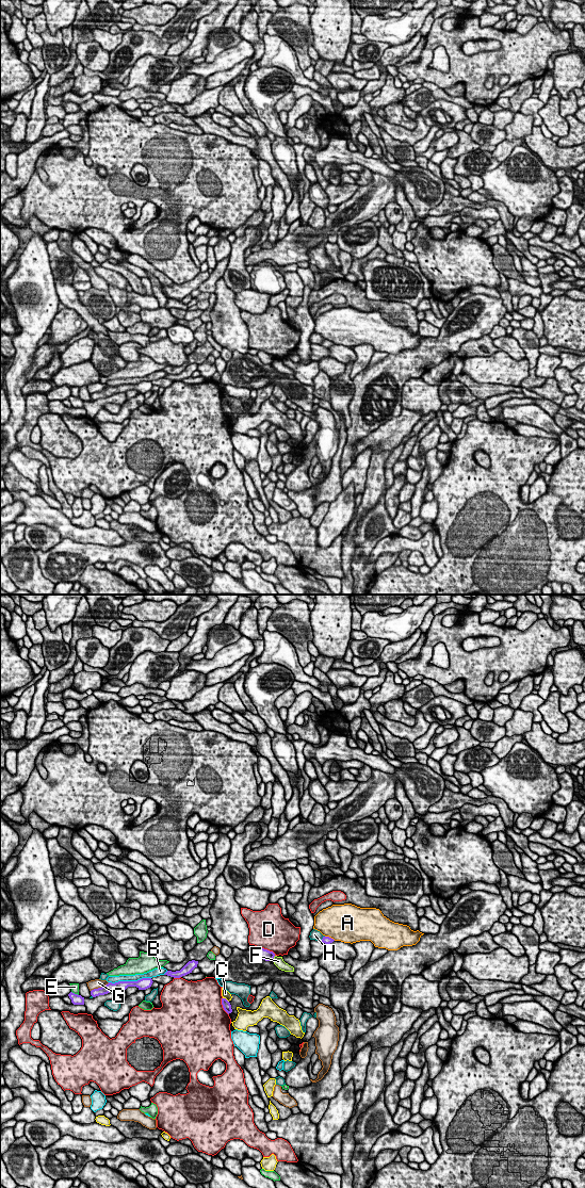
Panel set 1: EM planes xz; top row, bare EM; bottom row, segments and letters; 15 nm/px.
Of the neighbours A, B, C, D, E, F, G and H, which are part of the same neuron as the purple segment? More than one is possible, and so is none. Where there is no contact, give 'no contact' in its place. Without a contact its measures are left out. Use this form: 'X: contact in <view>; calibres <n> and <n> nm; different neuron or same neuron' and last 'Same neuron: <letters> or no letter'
A: contact in xz; calibres 120 and 480 nm; different neuron
B: contact in xz; calibres 170 and 120 nm; different neuron
C: contact in xz; calibres 130 and 120 nm; different neuron
D: contact in xz; calibres 160 and 500 nm; different neuron
E: contact in xz; calibres 160 and 130 nm; different neuron
F: contact in xz; calibres 160 and 160 nm; different neuron
G: contact in xz; calibres 140 and 140 nm; different neuron
H: contact in xz; calibres 120 and 160 nm; different neuron
Same neuron: no letter

